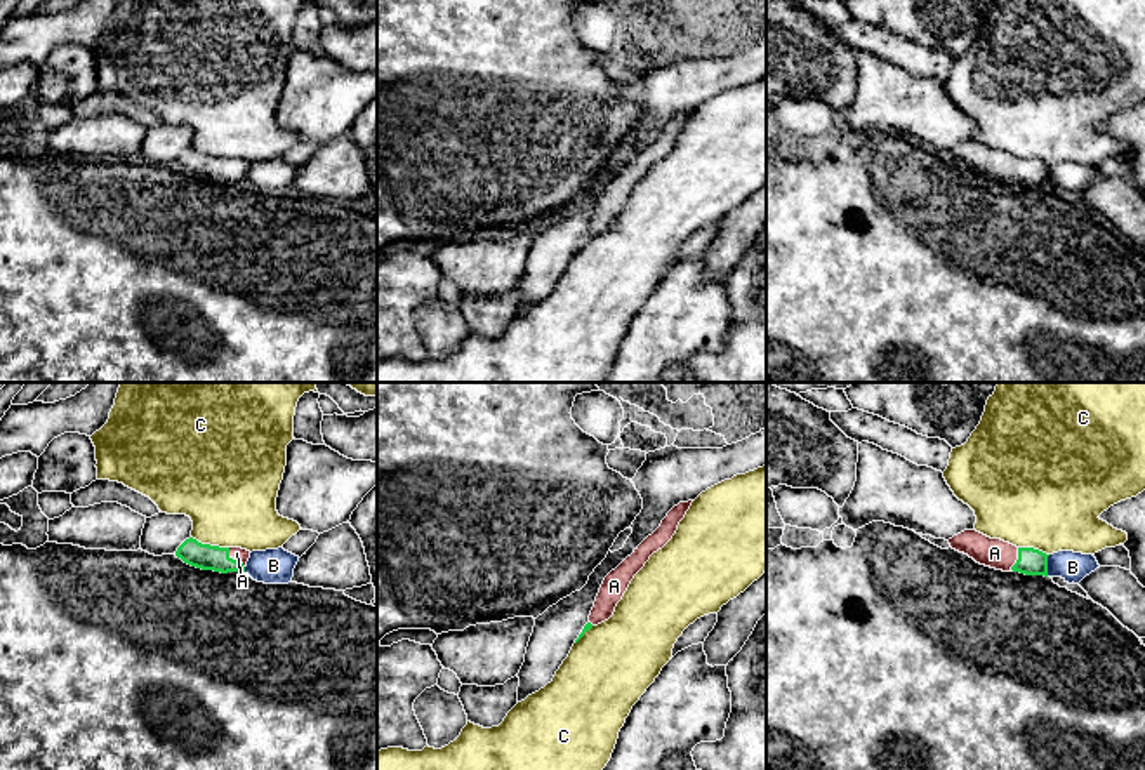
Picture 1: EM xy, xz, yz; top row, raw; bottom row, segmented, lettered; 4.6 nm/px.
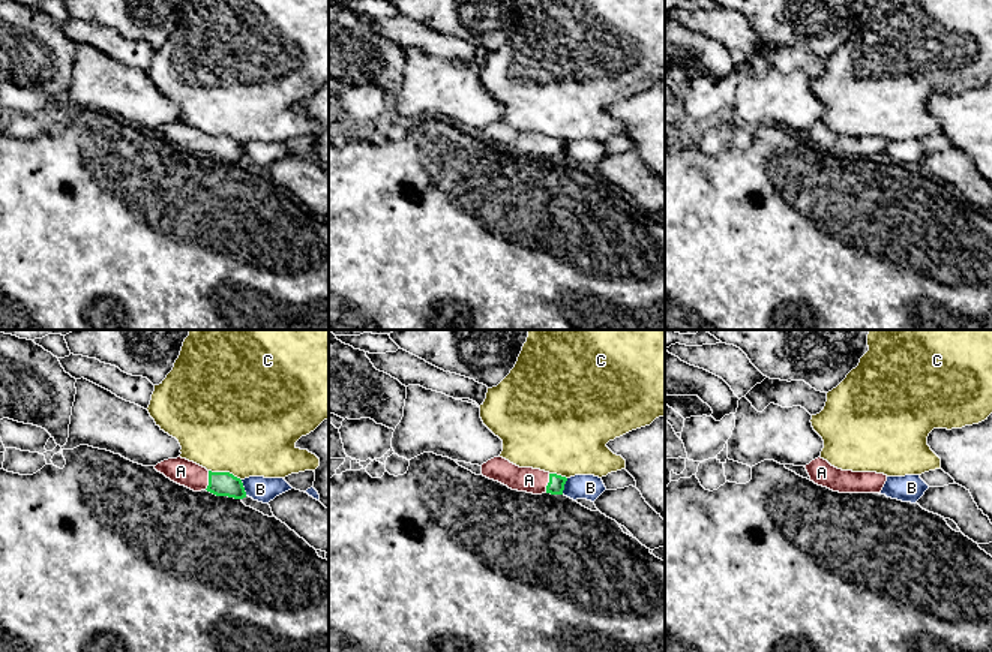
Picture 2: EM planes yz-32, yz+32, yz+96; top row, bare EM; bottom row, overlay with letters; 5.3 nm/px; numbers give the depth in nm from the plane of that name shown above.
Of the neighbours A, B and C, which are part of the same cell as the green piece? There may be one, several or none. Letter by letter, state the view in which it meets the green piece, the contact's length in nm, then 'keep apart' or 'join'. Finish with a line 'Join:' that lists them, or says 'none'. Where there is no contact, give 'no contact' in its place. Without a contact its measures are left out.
A: xy | 120 nm | join
B: yz | 110 nm | keep apart
C: xy | 190 nm | keep apart
Join: A

